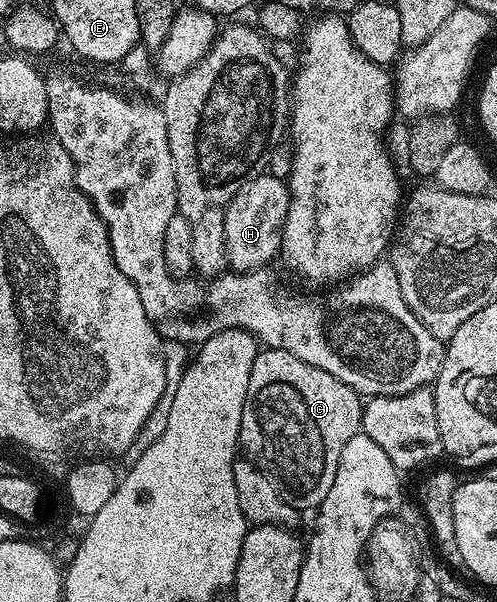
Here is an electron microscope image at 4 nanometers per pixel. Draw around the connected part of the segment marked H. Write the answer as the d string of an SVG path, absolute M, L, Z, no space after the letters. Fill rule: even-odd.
M259 175L247 180L242 190L235 195L232 203L228 203L224 215L224 243L226 244L226 259L229 268L234 271L249 271L261 269L271 264L273 257L277 258L282 246L282 224L288 215L290 206L290 187L285 180L278 177Z

